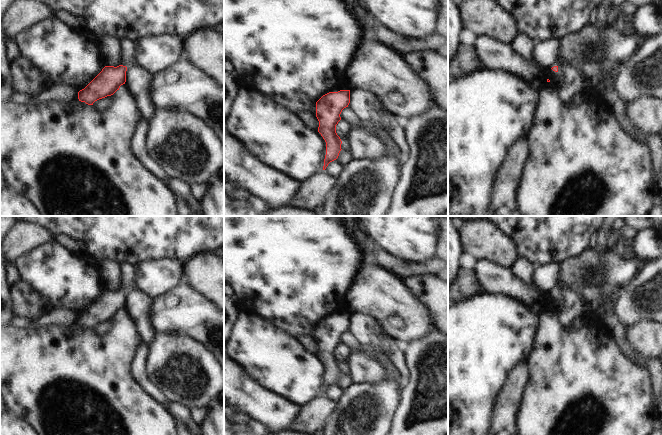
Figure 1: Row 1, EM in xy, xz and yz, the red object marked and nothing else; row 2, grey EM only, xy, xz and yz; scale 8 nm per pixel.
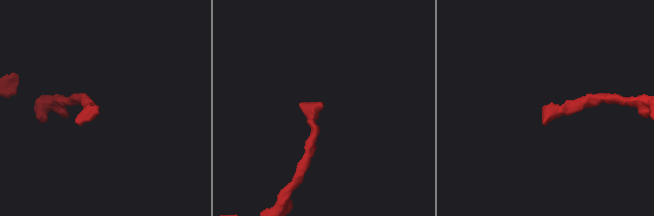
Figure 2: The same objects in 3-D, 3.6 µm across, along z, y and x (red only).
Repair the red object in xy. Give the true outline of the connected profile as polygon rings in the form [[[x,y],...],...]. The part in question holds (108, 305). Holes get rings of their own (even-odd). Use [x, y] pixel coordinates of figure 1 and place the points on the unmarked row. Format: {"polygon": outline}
{"polygon": [[[119,289],[105,290],[102,295],[82,314],[78,323],[88,329],[99,323],[113,319],[126,306],[127,291]]]}

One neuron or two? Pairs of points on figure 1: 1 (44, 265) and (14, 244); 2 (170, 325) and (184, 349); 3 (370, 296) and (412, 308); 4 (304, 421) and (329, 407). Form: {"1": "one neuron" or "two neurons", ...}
{"1": "two neurons", "2": "two neurons", "3": "one neuron", "4": "one neuron"}

